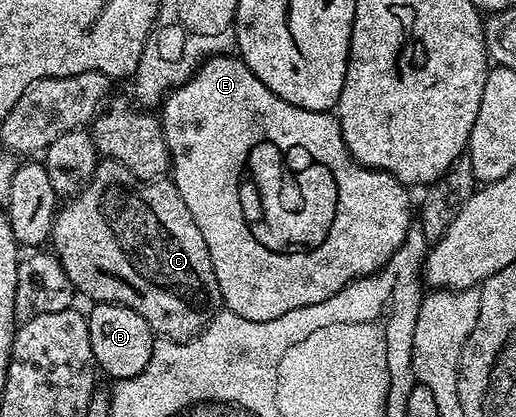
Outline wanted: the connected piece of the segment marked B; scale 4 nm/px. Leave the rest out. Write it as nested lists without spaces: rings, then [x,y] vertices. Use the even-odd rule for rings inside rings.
[[[95,303],[91,312],[88,312],[88,334],[92,342],[92,354],[97,371],[106,376],[111,376],[111,381],[117,382],[124,378],[136,378],[148,366],[148,358],[152,358],[152,350],[156,334],[132,310],[123,304]]]

